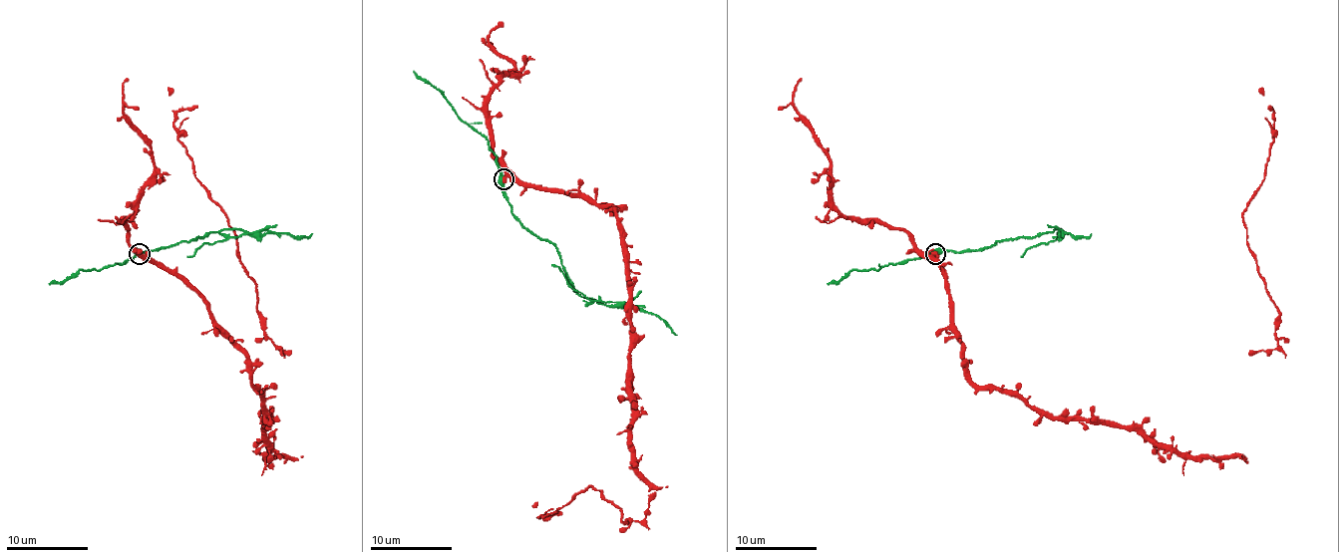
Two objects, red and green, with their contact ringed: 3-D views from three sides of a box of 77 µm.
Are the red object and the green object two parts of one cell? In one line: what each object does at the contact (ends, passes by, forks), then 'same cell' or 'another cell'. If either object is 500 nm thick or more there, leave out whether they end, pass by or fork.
red ends; green passes by; another cell

